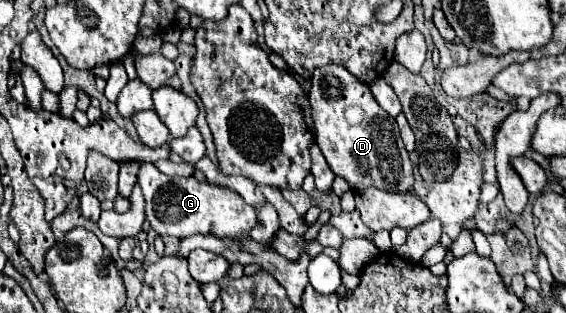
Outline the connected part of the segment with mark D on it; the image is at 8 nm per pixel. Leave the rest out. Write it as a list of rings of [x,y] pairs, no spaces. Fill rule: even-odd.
[[[332,64],[316,68],[310,82],[312,82],[312,90],[310,90],[308,98],[310,98],[310,108],[312,108],[316,142],[322,150],[330,170],[336,176],[342,176],[350,184],[352,190],[366,190],[368,186],[374,186],[374,188],[386,190],[386,192],[408,192],[414,184],[412,162],[408,158],[408,150],[404,148],[396,120],[390,118],[390,114],[386,114],[378,106],[378,102],[374,102],[374,96],[370,94],[368,84],[354,78],[342,66],[332,66]]]

